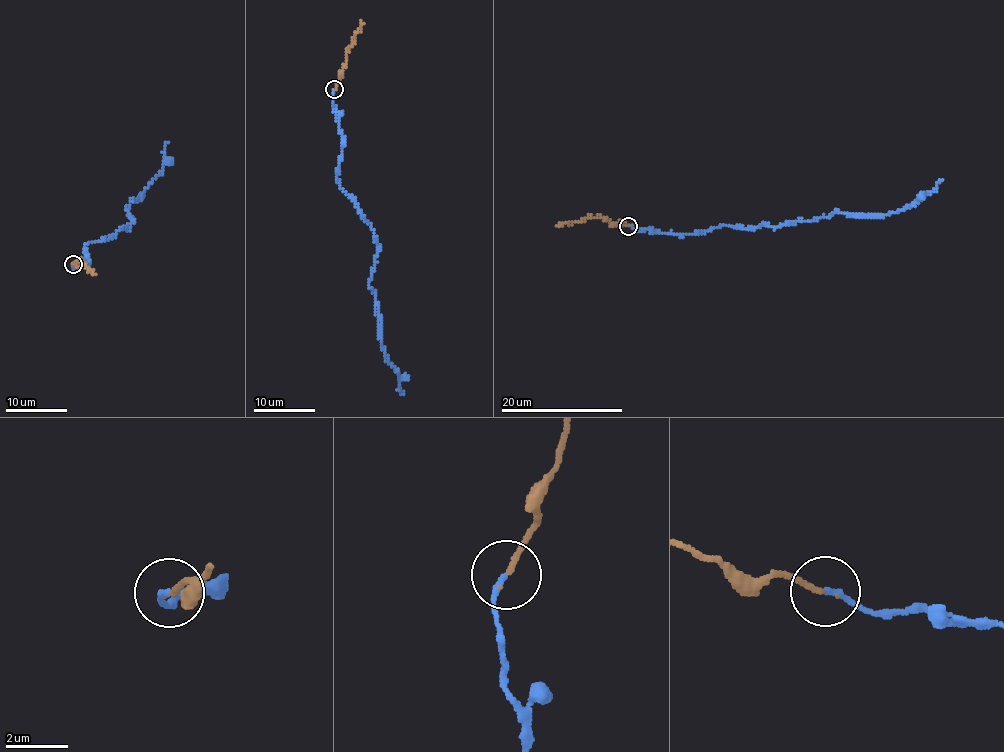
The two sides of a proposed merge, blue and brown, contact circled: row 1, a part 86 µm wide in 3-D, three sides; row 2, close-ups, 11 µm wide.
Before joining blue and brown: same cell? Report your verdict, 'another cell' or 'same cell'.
same cell

